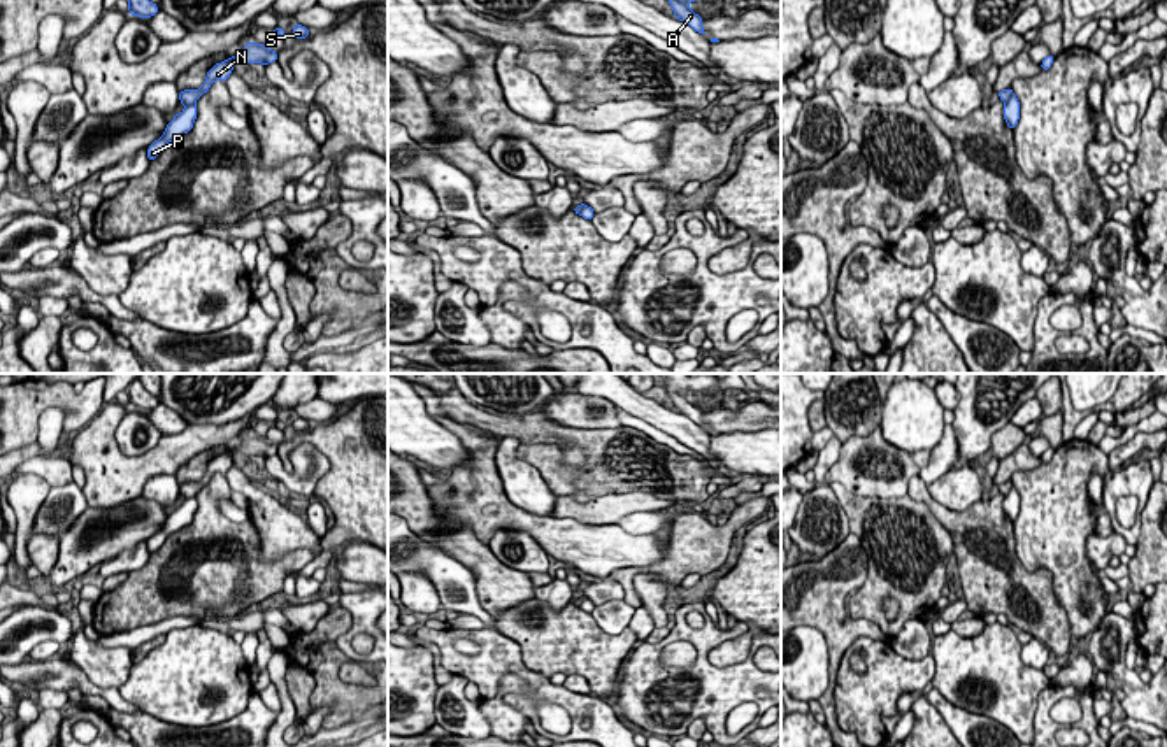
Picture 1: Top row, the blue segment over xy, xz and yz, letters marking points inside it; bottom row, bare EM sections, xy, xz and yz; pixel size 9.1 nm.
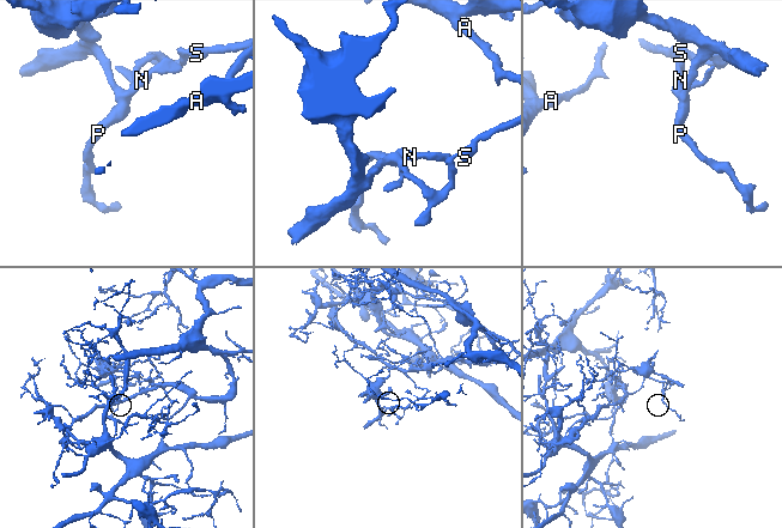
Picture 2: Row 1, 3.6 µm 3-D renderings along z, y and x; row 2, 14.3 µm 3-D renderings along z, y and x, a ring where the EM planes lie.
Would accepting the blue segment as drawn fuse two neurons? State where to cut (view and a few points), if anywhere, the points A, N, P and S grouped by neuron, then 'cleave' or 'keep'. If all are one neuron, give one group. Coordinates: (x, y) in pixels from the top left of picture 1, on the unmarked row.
xy (193, 495), (186, 498) | A P S / N | cleave

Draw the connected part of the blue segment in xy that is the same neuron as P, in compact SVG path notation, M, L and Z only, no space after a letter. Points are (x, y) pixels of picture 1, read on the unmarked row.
M186 498L183 505L175 507L174 512L167 517L163 528L147 540L147 551L153 554L165 538L181 528L191 524L197 512L197 498Z

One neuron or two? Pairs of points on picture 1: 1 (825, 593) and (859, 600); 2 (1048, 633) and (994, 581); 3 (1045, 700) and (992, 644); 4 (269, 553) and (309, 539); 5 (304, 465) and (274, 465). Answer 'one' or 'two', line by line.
1: two
2: one
3: two
4: one
5: one

